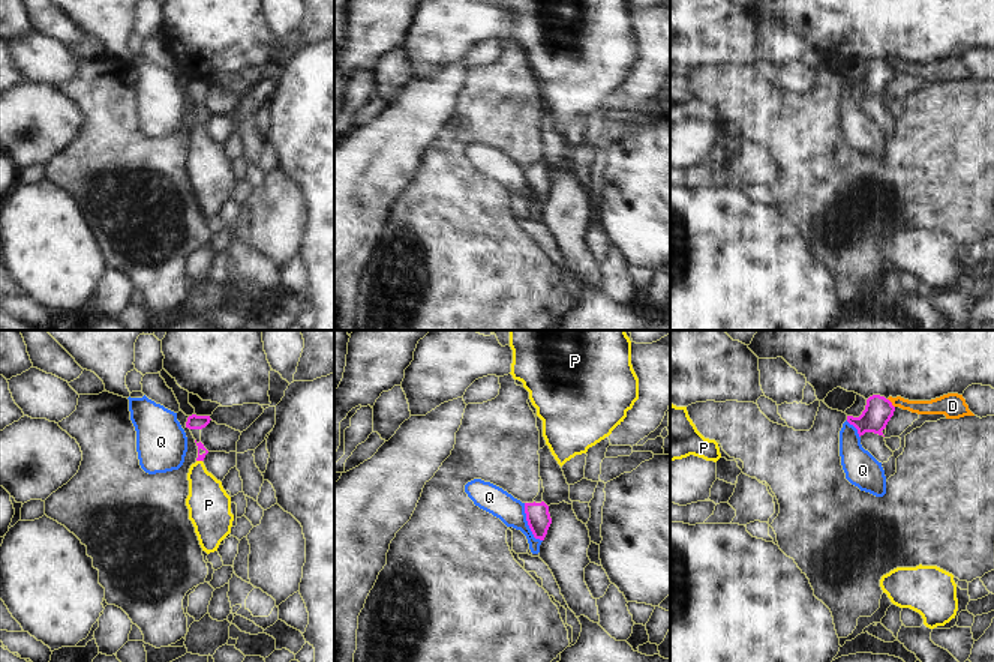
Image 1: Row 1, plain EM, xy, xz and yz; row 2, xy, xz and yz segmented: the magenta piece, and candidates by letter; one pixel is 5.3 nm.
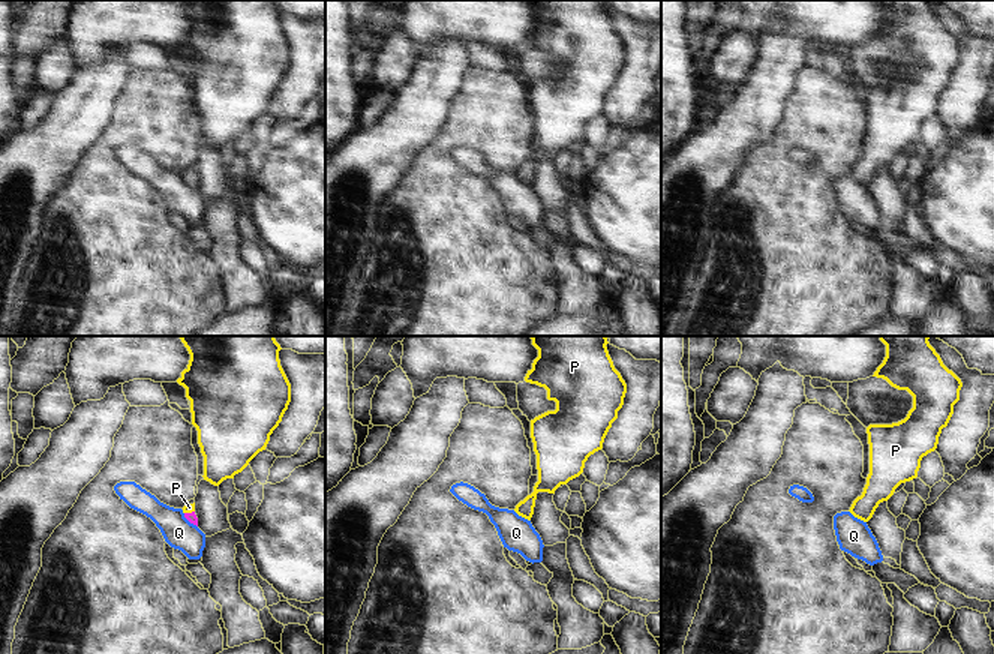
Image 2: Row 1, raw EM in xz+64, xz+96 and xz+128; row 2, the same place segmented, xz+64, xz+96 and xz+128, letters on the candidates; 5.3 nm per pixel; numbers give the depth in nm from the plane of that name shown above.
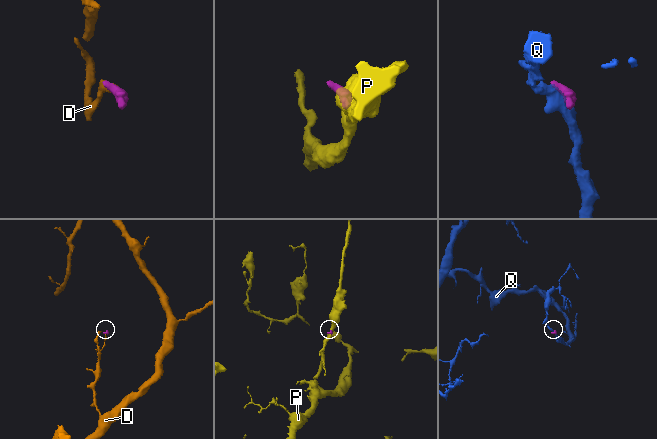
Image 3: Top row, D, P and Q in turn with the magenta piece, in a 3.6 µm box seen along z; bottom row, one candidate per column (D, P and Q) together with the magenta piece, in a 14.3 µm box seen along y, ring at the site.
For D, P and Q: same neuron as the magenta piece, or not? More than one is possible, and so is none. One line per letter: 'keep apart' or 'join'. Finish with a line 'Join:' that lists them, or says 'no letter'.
D: keep apart
P: join
Q: keep apart
Join: P

